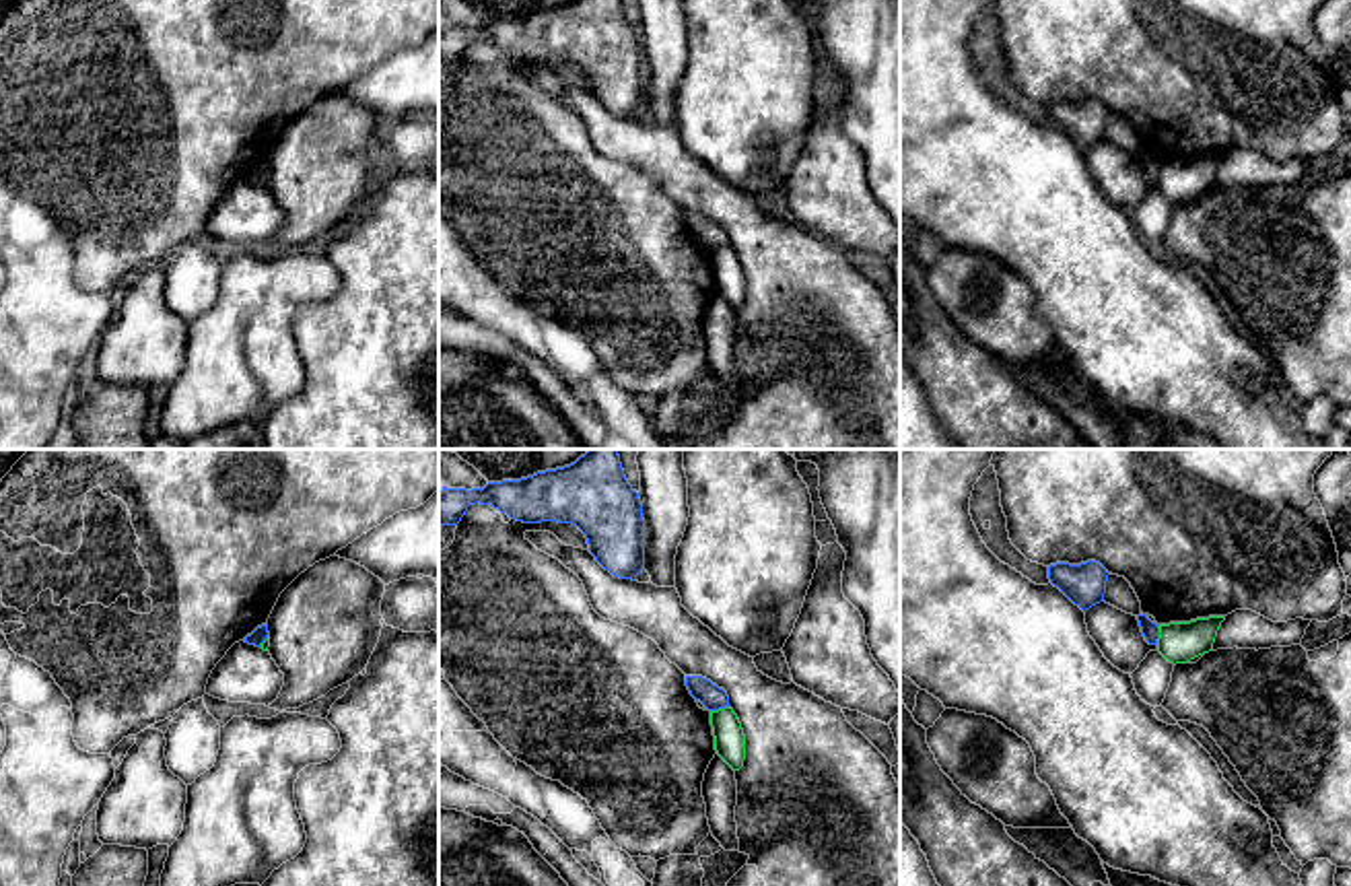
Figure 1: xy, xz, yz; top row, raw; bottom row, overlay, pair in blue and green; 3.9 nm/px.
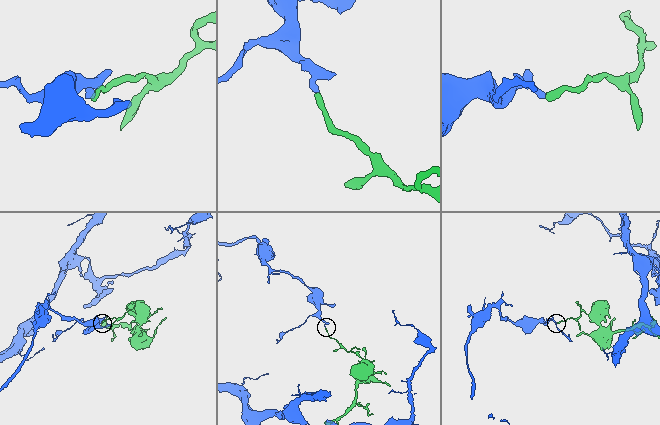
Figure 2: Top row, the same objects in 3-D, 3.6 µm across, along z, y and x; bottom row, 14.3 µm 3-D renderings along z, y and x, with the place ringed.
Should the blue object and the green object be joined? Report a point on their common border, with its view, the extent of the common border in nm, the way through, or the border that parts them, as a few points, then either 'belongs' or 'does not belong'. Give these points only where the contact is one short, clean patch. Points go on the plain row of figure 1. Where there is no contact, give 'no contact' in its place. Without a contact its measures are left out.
contact yz (1158, 174); length 80 nm; border yz (1160, 163), (1156, 182); does not belong

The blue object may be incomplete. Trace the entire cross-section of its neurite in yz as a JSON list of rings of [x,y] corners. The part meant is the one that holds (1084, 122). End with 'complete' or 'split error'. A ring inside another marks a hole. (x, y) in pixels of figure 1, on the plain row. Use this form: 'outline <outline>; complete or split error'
outline [[[1087,99],[1081,103],[1056,101],[1048,105],[1048,117],[1083,150],[1104,140],[1108,109]]]; complete

